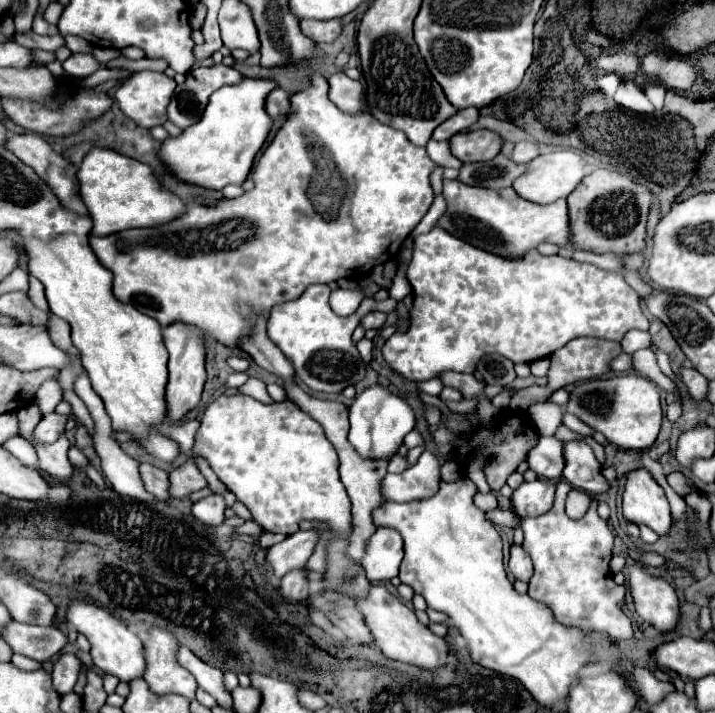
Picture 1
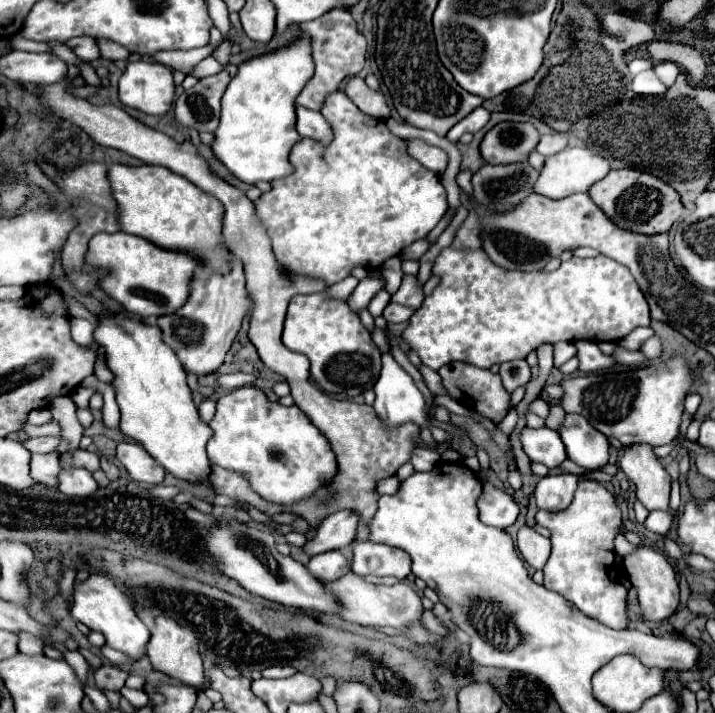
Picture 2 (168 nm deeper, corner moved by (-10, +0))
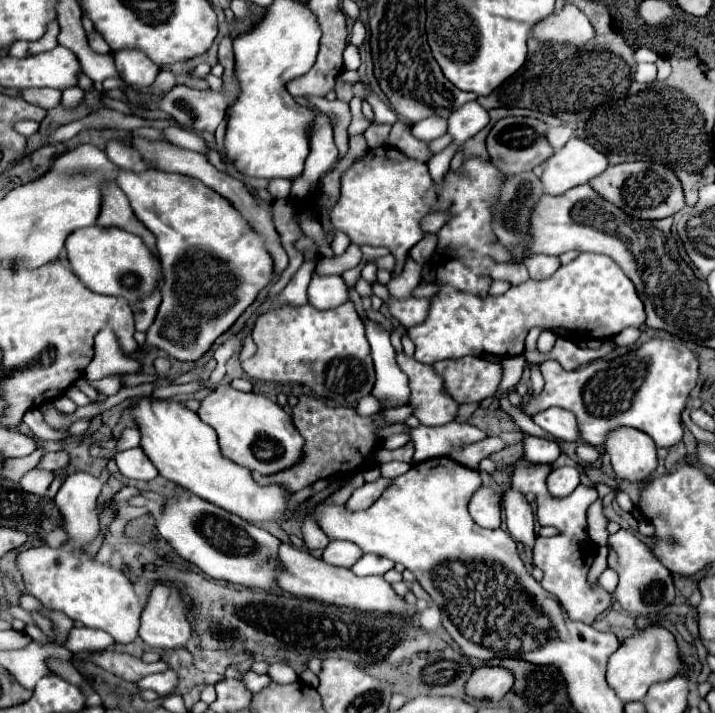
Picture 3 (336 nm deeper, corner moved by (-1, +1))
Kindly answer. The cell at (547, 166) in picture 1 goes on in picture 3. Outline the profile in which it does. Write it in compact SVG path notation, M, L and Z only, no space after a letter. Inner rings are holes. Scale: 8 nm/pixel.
M571 138L561 150L557 150L547 162L541 182L545 194L557 196L573 186L585 184L599 176L607 168L607 156L595 150L581 138Z

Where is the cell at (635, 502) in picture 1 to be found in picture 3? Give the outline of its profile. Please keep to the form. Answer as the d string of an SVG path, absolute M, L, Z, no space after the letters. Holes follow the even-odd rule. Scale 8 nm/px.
M615 428L607 434L603 450L611 458L611 466L619 478L643 482L657 466L655 442L637 428Z

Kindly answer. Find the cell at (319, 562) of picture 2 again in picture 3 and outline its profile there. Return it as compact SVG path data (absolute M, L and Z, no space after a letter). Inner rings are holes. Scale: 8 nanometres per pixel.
M331 540L321 558L327 560L327 564L351 568L351 564L355 564L361 556L363 556L363 550L357 544L351 544L347 540Z

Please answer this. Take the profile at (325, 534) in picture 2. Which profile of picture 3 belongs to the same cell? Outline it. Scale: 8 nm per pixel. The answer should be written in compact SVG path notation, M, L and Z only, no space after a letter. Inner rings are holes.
M379 478L379 480L375 480L375 482L365 482L361 488L357 488L353 494L351 494L351 498L347 500L347 506L349 508L353 508L353 510L363 510L363 508L369 508L381 494L383 494L383 490L391 484L393 480L391 478Z

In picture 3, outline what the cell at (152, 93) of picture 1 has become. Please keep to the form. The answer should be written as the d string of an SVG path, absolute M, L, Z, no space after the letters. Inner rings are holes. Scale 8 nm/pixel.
M123 48L123 50L113 52L113 56L125 84L147 86L147 84L153 84L155 76L159 74L159 66L141 50Z

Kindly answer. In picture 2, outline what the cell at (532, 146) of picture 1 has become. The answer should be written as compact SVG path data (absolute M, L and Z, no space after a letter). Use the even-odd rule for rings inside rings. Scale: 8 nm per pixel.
M544 135L536 147L536 151L540 151L542 155L552 155L552 153L558 153L560 149L566 147L566 137L564 135Z

